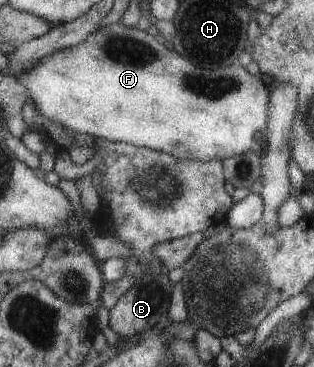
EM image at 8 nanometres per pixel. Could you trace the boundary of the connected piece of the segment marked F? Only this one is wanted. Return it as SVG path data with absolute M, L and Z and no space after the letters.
M120 22L110 24L96 30L85 42L82 42L78 47L66 49L66 51L58 51L48 56L37 66L24 72L21 77L21 82L24 82L29 87L29 92L32 99L40 112L50 119L52 122L78 133L90 133L96 135L97 138L105 138L108 141L118 142L126 141L126 143L134 143L140 147L150 147L150 149L158 149L170 155L178 153L186 153L190 151L190 159L200 159L200 161L210 161L210 159L225 160L232 156L238 156L244 152L254 152L259 156L263 154L265 145L267 144L265 131L268 121L269 95L271 94L272 84L262 78L260 75L252 75L238 63L232 63L230 59L230 48L228 44L228 59L226 63L218 65L218 67L202 67L202 61L190 61L190 57L182 57L182 53L178 53L168 44L158 42L158 39L148 32L140 30L136 27L128 27Z

